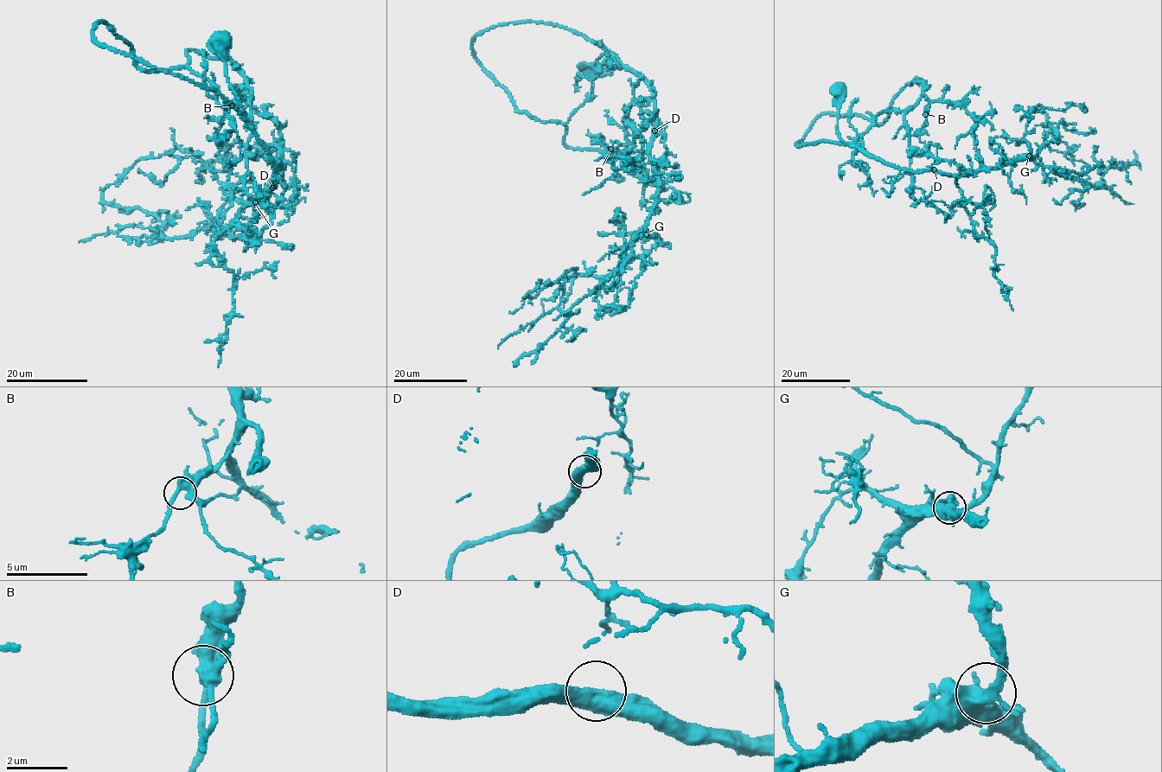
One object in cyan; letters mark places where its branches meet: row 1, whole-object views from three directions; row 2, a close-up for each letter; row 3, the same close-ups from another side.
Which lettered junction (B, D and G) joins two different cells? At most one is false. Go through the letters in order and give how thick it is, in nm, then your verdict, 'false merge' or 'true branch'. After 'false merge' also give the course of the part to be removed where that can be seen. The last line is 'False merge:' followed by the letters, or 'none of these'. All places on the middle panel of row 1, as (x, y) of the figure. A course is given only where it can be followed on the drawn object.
B: 360 nm | true branch
D: 550 nm | true branch
G: 420 nm | true branch
False merge: none of these

